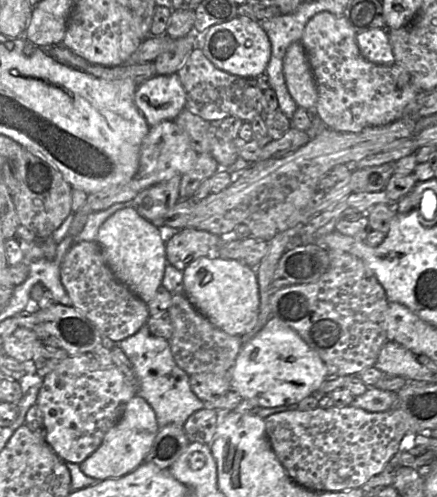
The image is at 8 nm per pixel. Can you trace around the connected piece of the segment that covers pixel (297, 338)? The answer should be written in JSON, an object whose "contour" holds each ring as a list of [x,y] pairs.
{"contour":[[[272,316],[266,325],[244,343],[231,368],[231,387],[245,400],[252,400],[263,408],[292,405],[318,391],[329,371],[319,356],[302,337],[285,322]]]}

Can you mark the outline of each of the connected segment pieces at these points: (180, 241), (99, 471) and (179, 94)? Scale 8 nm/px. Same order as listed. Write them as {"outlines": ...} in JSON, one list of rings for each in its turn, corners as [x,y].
{"outlines":[[[[195,228],[174,231],[166,239],[167,263],[184,271],[198,258],[213,255],[219,248],[219,241],[220,236]]],[[[135,395],[126,403],[120,419],[107,431],[100,446],[79,464],[81,471],[98,480],[120,478],[132,472],[144,462],[159,429],[153,409],[141,396]]],[[[178,73],[155,74],[138,85],[134,102],[150,127],[174,120],[186,107],[186,93]]]]}

